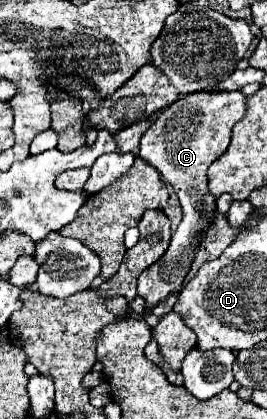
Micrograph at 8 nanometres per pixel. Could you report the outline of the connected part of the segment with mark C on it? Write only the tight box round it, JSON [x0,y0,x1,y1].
[137,91,245,303]

